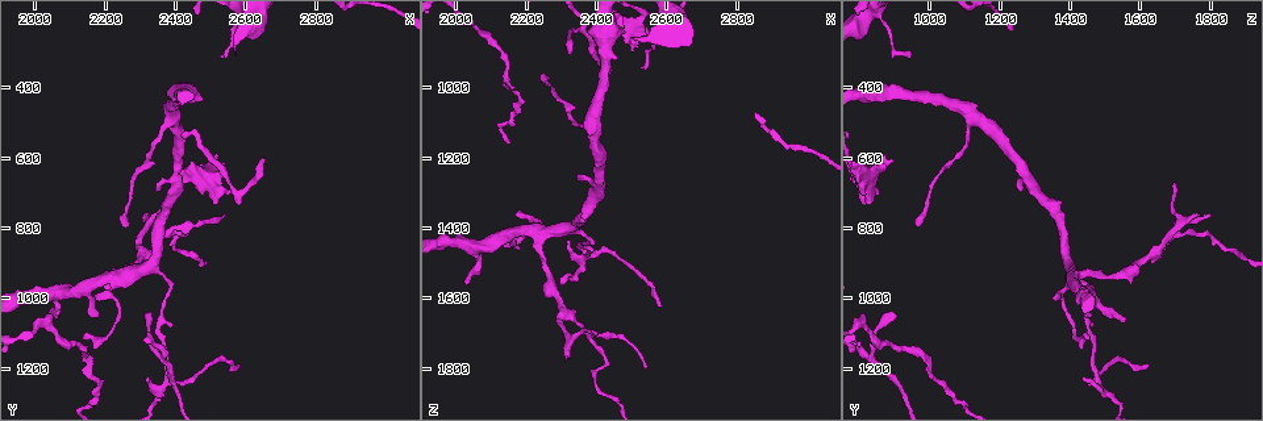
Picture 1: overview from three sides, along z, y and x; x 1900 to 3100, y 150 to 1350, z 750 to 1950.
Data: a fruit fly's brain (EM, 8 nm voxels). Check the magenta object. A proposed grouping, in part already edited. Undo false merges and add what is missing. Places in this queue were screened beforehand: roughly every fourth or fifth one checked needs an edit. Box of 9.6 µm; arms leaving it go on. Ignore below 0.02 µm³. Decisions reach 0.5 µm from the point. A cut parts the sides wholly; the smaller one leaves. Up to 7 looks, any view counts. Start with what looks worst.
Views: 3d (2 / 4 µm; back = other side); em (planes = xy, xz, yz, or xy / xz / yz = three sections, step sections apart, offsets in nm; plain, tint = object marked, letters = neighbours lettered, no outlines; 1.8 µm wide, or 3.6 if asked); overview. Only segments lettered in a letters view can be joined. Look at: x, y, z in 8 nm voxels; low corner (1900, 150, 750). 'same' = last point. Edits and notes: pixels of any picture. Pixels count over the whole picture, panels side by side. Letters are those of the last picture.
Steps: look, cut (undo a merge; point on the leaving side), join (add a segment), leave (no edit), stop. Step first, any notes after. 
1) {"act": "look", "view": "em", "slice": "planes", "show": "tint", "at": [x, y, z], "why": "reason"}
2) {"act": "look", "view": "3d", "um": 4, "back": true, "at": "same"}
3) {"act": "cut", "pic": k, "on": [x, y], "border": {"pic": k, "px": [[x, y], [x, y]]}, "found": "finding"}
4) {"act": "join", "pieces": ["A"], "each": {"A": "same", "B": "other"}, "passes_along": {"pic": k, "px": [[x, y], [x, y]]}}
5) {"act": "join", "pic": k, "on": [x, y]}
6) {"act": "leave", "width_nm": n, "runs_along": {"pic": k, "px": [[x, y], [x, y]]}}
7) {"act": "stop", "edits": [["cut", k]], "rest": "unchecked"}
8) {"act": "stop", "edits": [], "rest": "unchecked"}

{"act": "look", "view": "3d", "um": 4, "at": [2500, 610, 900], "why": "free end"}

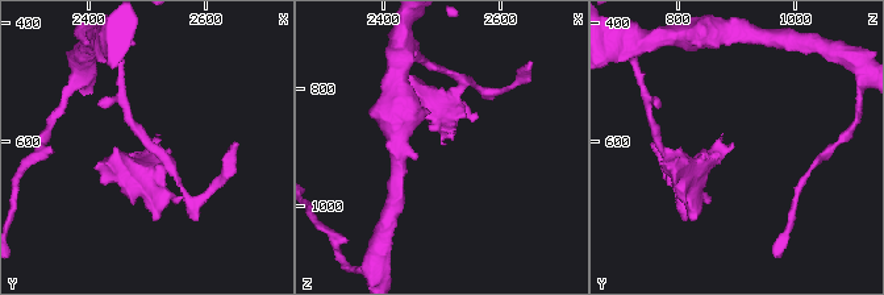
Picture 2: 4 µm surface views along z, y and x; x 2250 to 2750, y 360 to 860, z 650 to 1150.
{"act": "look", "view": "em", "slice": "planes", "show": "letters", "at": [2500, 610, 895], "why": "need the tissue"}

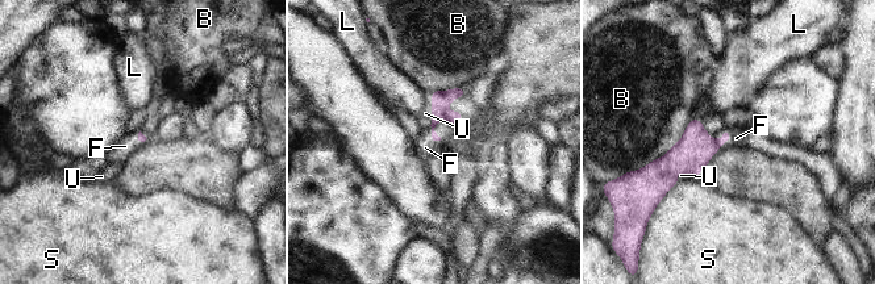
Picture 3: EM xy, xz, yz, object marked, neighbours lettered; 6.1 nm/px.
{"act": "leave", "each": {"B": "other", "F": "other", "L": "other", "S": "other", "U": "other"}, "border": {"pic": 3, "px": [[455, 128], [440, 121], [430, 137]]}, "found": "none of them fits"}

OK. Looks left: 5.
{"act": "look", "view": "3d", "um": 4, "at": [2520, 320, 950], "why": "an open end"}

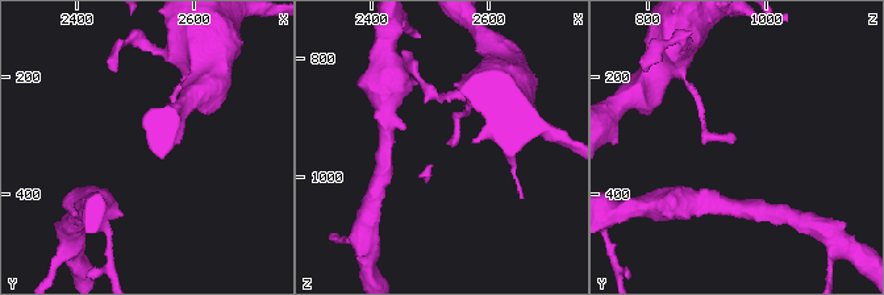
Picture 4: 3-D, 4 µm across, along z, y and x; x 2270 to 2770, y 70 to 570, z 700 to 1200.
{"act": "look", "view": "em", "slice": "xy", "step": 4, "show": "letters", "at": [2530, 315, 940]}

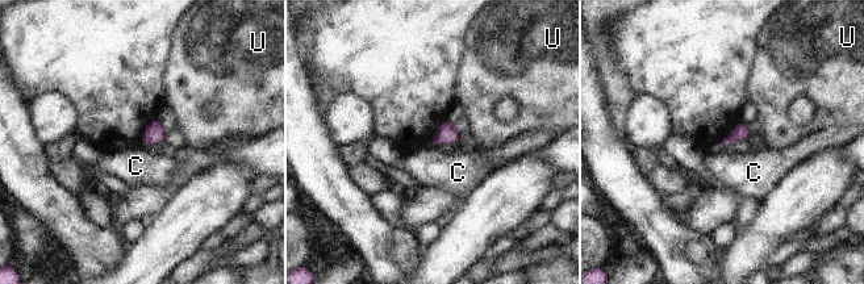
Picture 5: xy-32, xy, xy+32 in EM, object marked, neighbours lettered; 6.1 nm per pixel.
{"act": "leave", "width_nm": 90, "each": {"C": "other", "U": "other"}, "found": "no lettered segment goes on from it"}

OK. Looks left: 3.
{"act": "look", "view": "em", "slice": "yz", "step": 4, "show": "letters", "at": [2320, 770, 1780]}

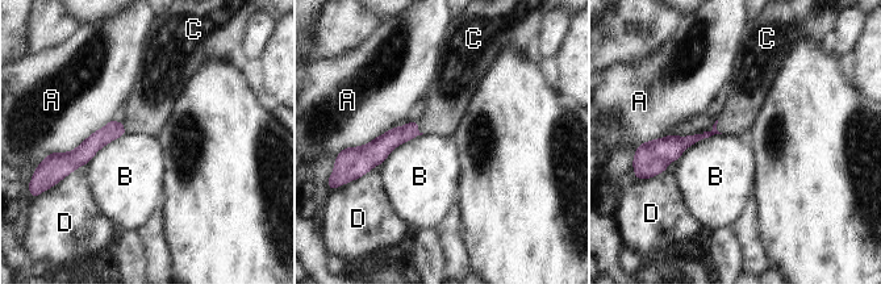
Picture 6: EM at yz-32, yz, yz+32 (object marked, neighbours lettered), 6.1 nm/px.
{"act": "look", "view": "em", "slice": "planes", "show": "letters", "at": "same"}

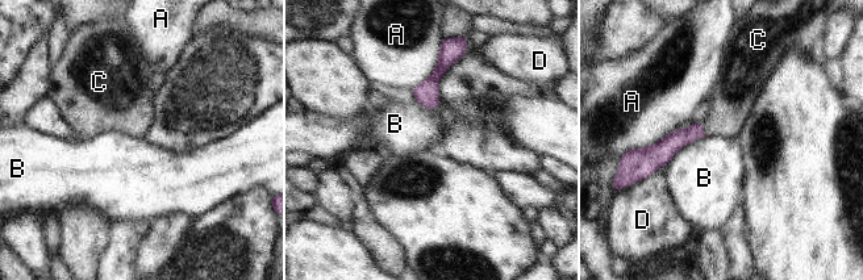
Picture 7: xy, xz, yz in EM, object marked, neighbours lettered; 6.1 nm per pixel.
{"act": "join", "pieces": ["C"], "each": {"A": "other", "B": "other", "C": "same", "D": "other"}, "passes_along": {"pic": 7, "px": [[666, 147], [701, 129], [733, 103]]}, "found": "it goes on there"}

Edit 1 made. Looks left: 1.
{"act": "stop", "edits": [["join", 7]], "rest": "unchecked"}

